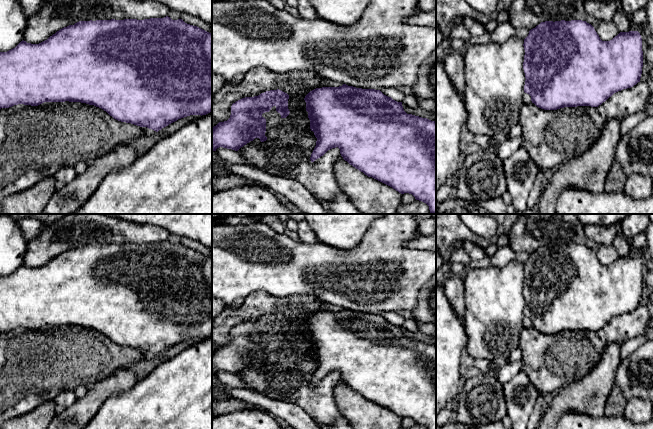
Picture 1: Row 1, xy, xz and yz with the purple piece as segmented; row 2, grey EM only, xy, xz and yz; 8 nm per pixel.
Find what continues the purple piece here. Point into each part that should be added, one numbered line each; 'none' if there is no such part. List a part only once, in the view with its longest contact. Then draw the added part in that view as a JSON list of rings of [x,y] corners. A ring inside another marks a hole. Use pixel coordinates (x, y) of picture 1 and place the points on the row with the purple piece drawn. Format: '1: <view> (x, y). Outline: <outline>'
none

